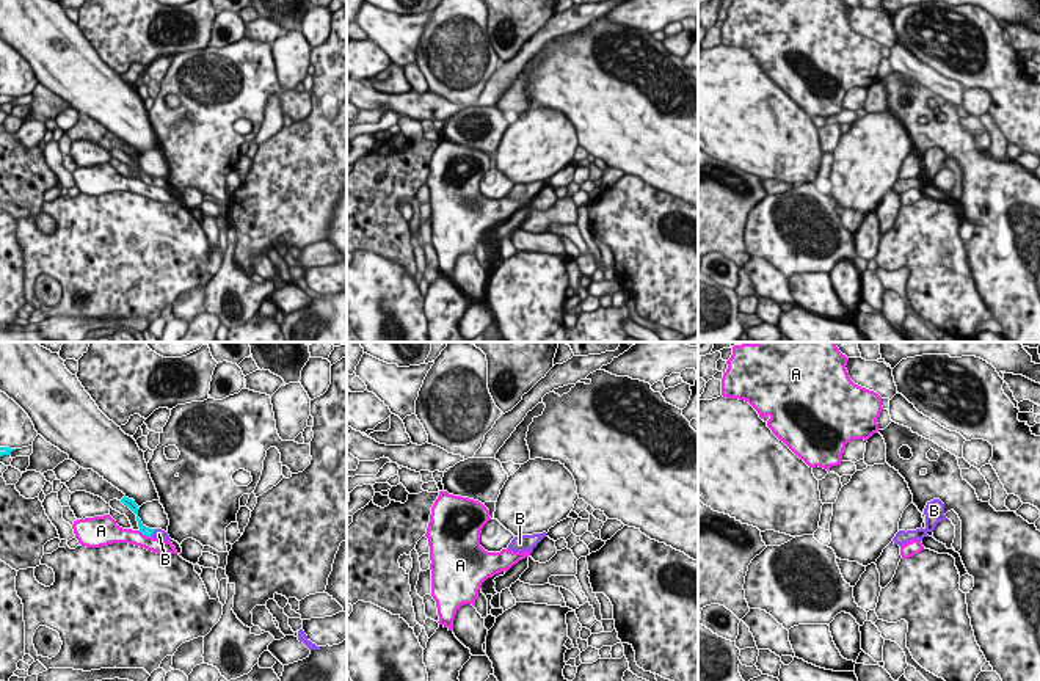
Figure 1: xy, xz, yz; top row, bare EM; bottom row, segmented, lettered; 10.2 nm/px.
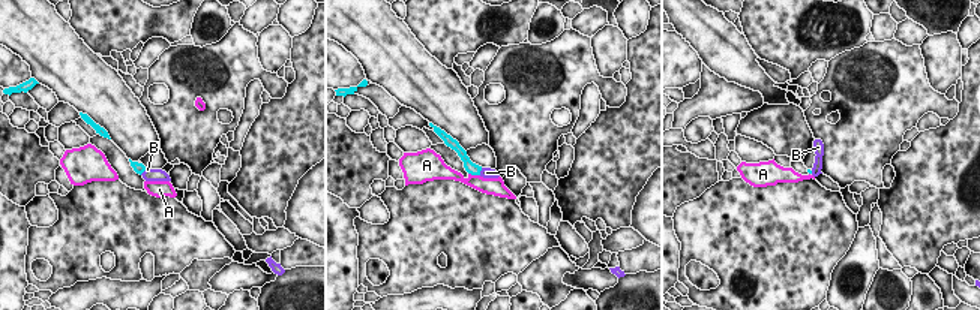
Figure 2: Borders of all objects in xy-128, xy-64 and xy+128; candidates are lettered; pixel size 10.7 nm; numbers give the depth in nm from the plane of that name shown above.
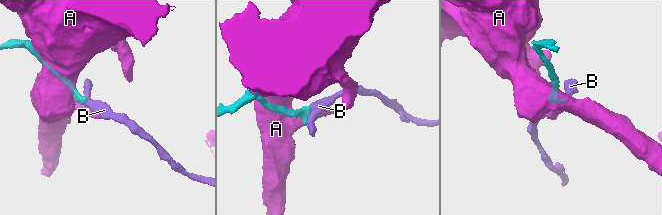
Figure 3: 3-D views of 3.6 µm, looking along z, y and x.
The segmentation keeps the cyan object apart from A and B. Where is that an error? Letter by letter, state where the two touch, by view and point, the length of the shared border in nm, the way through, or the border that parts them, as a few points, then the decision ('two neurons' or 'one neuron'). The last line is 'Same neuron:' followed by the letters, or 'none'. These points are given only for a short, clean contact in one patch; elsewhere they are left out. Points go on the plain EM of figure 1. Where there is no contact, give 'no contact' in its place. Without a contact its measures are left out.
A: contact xy (145, 182); length 160 nm; border xy (138, 179), (151, 185); two neurons
B: contact xy (152, 181); length 100 nm; way xy (143, 178), (152, 181), (159, 182); one neuron
Same neuron: B

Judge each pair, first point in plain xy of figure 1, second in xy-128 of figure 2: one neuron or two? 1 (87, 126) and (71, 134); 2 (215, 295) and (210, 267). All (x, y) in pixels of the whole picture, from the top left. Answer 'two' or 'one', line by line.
1: two
2: one

